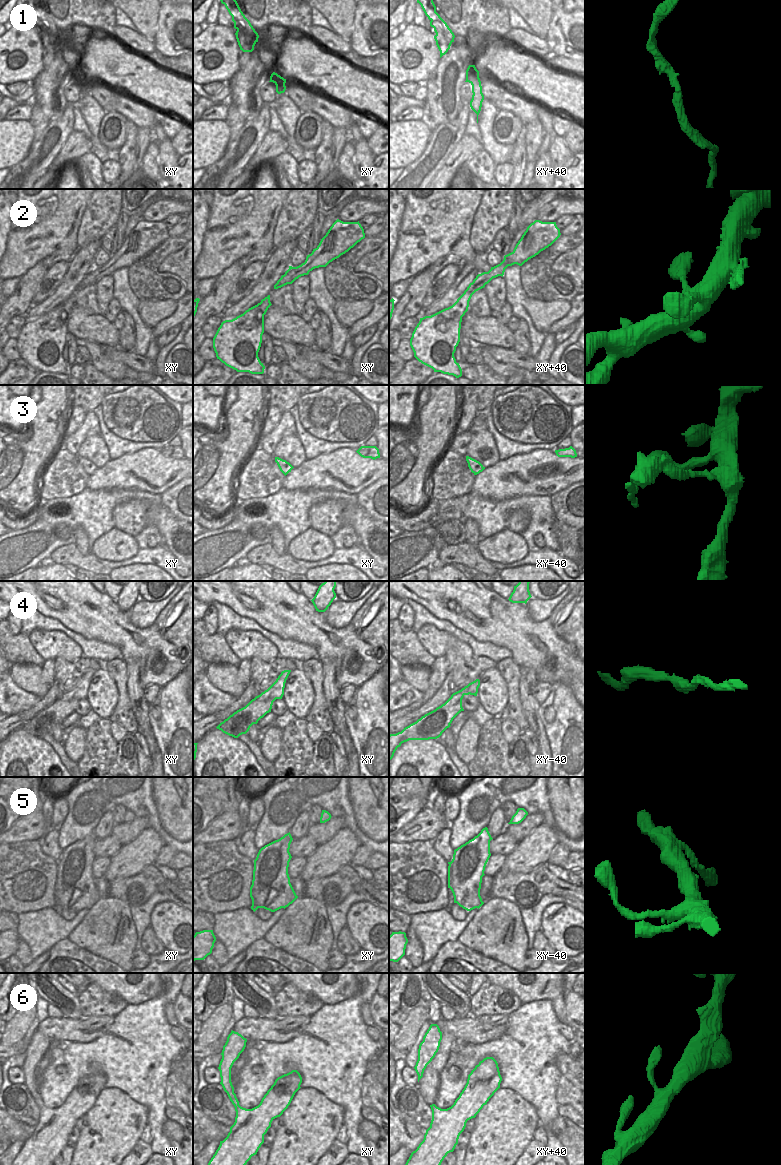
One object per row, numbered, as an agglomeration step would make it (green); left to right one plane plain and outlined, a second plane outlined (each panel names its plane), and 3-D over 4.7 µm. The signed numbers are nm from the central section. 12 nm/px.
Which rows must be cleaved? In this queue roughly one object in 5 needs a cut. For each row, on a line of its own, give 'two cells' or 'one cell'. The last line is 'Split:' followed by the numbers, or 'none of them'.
1: one cell
2: one cell
3: two cells
4: one cell
5: one cell
6: one cell
Split: 3

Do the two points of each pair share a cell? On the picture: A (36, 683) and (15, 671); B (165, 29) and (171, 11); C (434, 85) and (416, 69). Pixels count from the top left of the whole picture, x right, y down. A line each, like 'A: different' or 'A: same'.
A: same
B: same
C: different

